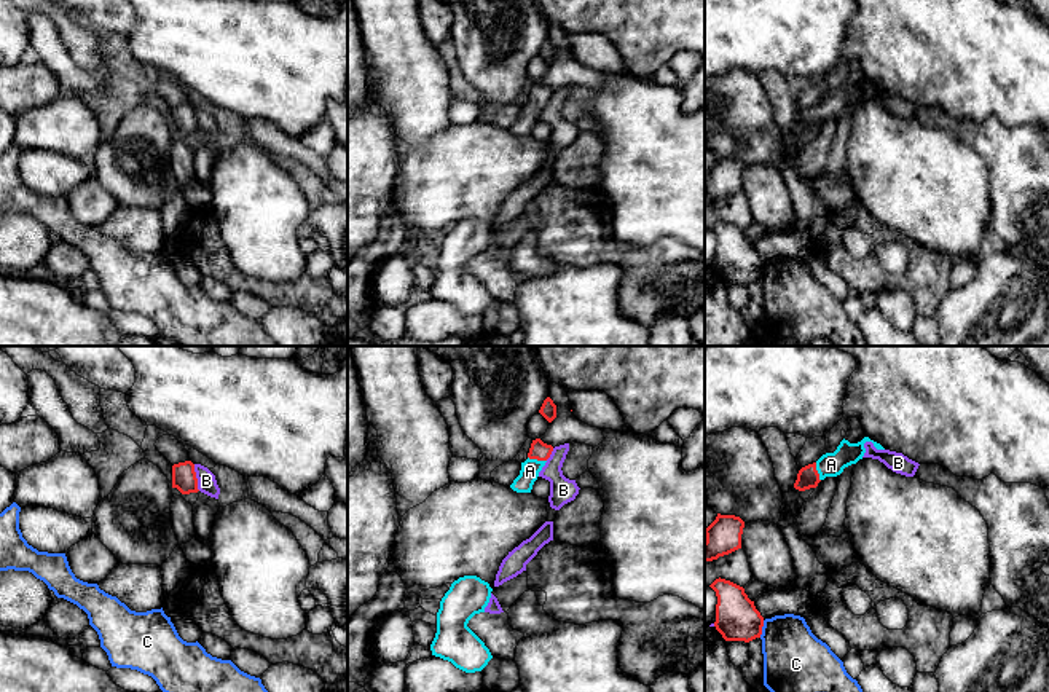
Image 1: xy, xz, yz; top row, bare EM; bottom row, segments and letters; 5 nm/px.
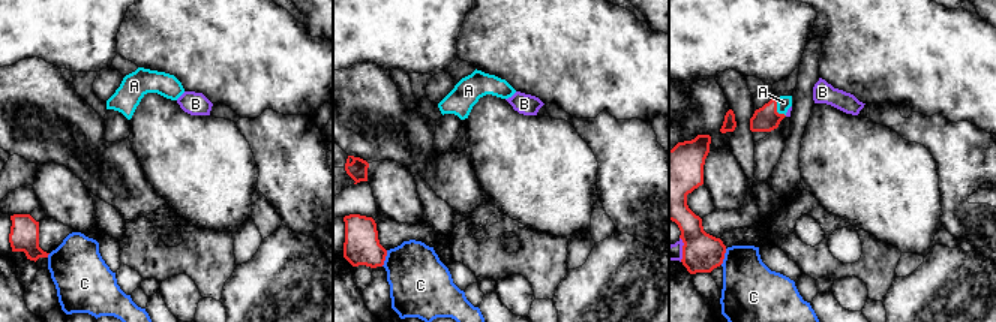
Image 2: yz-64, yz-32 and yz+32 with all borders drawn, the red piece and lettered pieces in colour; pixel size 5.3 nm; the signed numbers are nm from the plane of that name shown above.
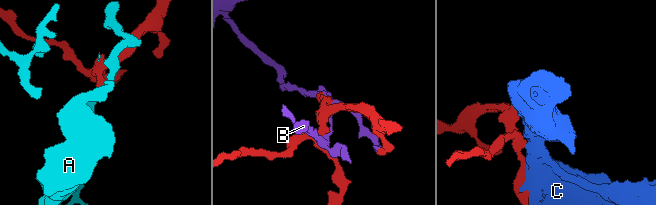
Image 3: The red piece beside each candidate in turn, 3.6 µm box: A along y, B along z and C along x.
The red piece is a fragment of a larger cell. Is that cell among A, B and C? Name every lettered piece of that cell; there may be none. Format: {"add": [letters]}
{"add": ["A"]}

